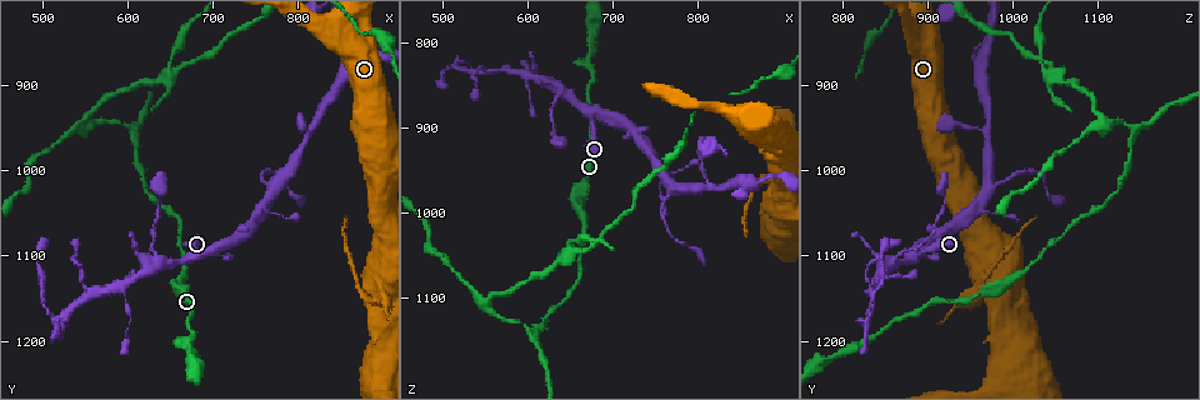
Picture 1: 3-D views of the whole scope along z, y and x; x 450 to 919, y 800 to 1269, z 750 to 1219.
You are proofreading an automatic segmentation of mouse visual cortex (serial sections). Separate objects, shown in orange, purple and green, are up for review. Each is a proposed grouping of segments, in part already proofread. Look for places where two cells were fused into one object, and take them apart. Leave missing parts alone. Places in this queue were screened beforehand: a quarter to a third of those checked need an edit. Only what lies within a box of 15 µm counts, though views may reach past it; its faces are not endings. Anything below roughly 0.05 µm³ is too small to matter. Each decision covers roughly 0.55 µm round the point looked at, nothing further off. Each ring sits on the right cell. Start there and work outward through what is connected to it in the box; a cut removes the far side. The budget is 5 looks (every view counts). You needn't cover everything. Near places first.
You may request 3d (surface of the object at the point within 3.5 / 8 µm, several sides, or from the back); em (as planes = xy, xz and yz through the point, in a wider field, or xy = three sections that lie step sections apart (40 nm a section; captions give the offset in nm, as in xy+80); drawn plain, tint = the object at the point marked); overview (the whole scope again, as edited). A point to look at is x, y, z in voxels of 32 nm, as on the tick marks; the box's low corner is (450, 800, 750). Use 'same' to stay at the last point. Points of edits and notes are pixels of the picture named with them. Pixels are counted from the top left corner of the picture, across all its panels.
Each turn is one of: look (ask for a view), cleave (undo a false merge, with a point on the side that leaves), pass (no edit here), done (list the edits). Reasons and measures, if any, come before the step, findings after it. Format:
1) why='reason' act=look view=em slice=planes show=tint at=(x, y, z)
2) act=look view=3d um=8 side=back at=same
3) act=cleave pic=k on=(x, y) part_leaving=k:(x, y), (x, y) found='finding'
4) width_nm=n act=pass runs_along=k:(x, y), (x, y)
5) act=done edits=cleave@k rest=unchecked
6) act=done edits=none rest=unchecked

why='sharp bend' act=look view=3d um=8 at=(640, 1110, 860)

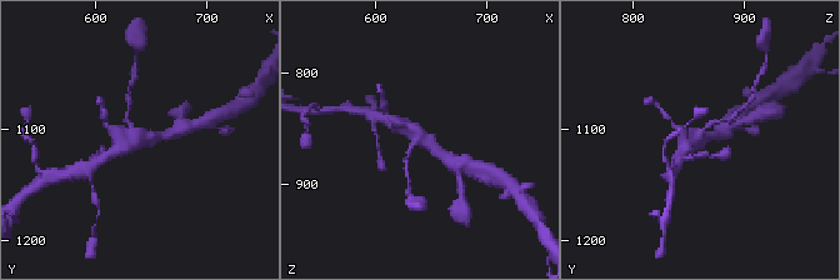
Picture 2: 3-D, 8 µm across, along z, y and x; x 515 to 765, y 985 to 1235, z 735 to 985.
act=look view=3d um=3.5 at=(640, 1110, 860)

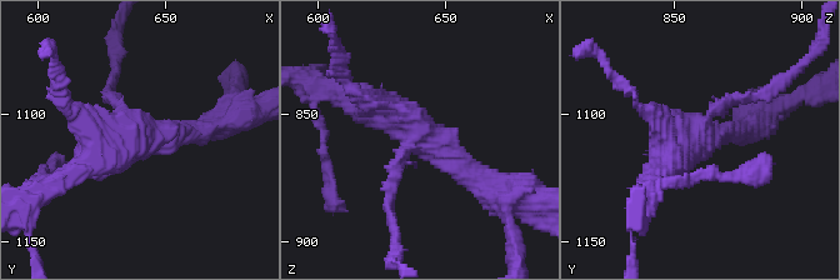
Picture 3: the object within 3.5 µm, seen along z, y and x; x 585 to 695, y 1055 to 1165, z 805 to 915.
arms=3 arm_widths_nm=150,300,350 why='shape alone is not enough' act=look view=em slice=xy step=2 show=tint at=(641, 1107, 859)

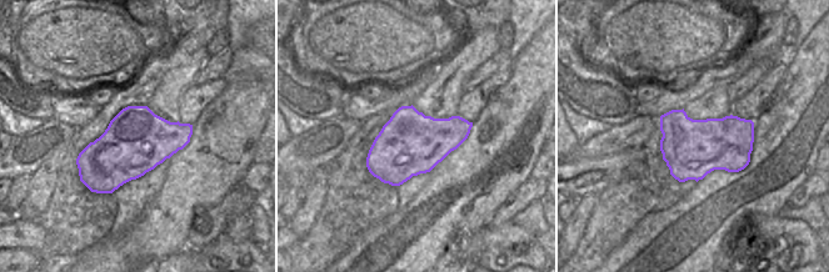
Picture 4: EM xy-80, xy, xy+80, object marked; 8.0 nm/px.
width_nm=500 act=pass runs_along=3:(488, 189), (391, 109), (358, 100) found='continuous, no second cell'

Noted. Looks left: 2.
why='a fork' act=look view=3d um=3.5 at=(590, 1135, 840)

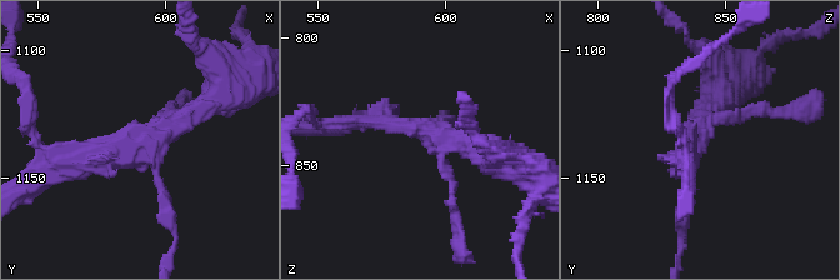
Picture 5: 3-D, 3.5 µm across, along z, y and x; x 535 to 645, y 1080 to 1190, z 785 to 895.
arm_widths_nm=150,250,250 act=pass runs_along=5:(209, 101), (144, 144), (64, 159) found='one cell here'

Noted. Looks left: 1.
act=done edits=none rest=unchecked

